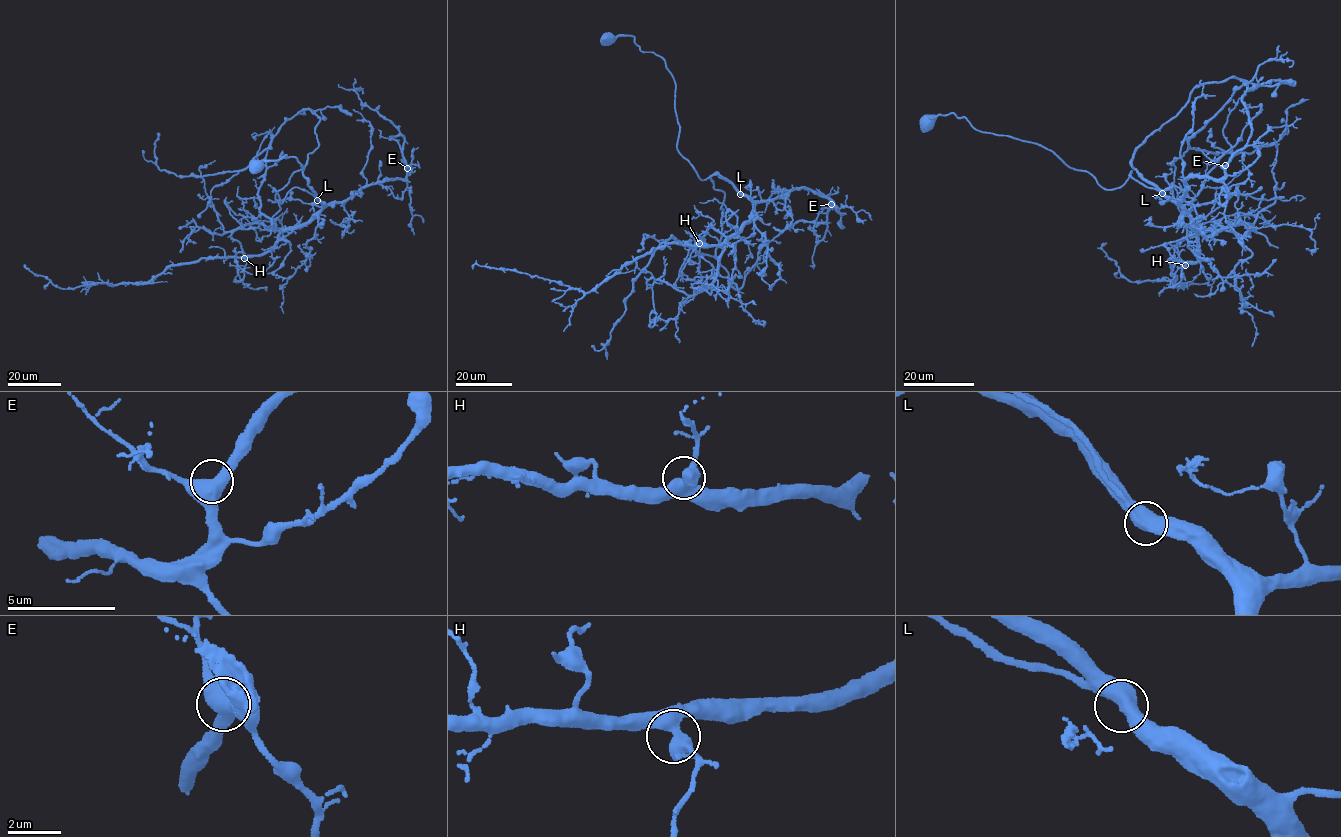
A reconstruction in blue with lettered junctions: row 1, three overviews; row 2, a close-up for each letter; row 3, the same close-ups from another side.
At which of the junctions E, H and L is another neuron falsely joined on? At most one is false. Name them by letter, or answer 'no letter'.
no letter

